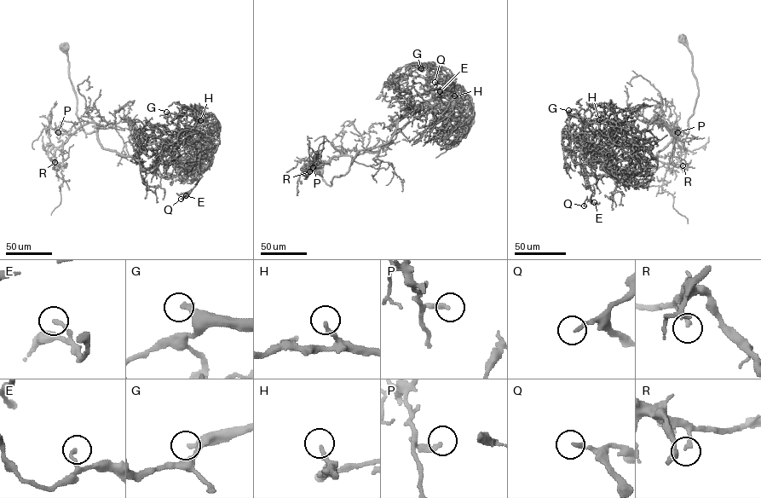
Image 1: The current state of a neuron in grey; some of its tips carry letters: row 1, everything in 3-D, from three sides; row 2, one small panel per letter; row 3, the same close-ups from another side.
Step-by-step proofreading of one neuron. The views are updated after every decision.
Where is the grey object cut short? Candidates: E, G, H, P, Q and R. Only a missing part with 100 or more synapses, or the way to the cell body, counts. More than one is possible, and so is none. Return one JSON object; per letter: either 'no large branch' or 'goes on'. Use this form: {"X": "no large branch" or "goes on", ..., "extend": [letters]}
{"E": "no large branch", "G": "goes on", "H": "no large branch", "P": "no large branch", "Q": "no large branch", "R": "no large branch", "extend": ["G"]}

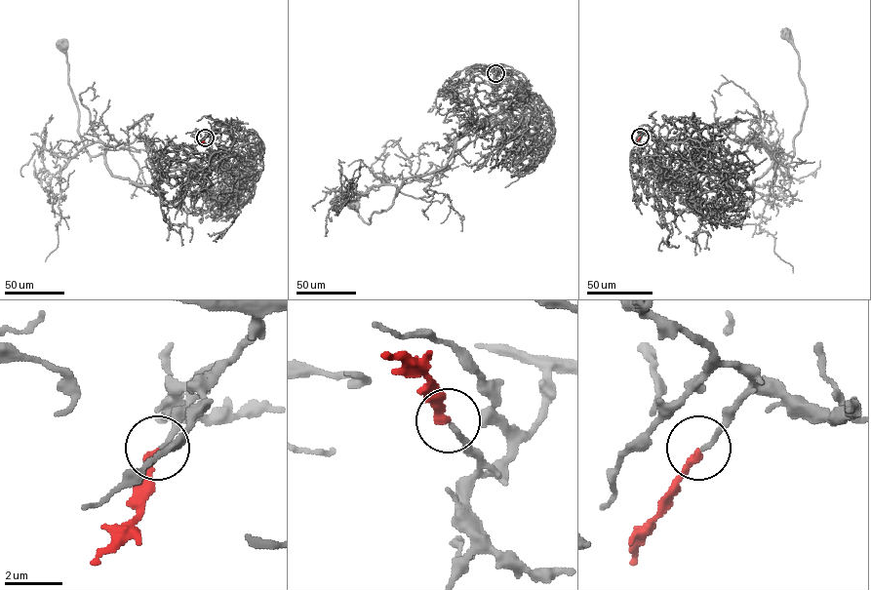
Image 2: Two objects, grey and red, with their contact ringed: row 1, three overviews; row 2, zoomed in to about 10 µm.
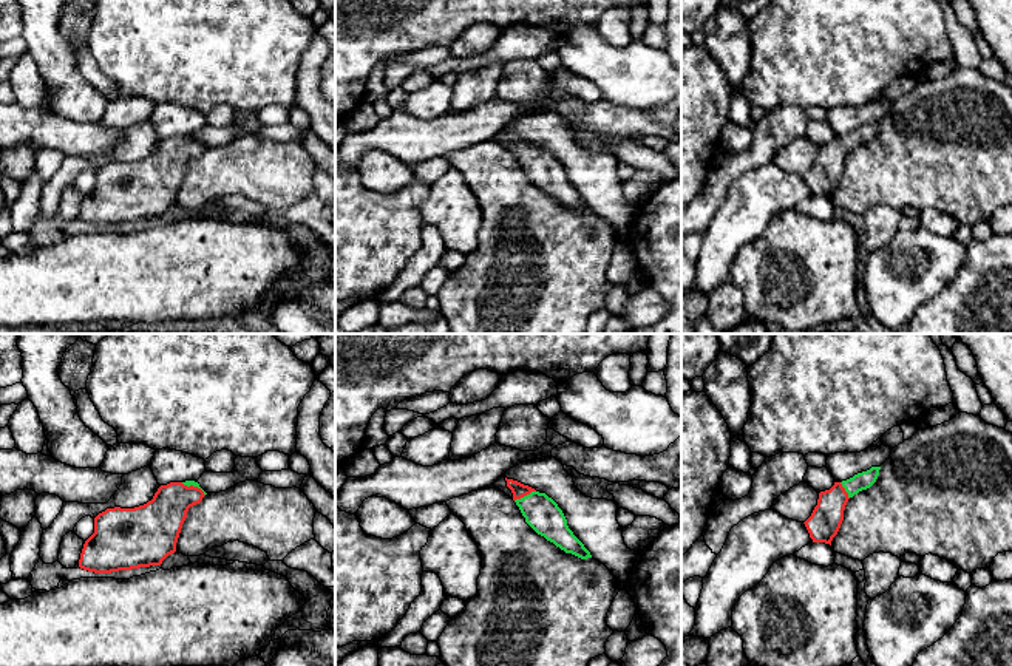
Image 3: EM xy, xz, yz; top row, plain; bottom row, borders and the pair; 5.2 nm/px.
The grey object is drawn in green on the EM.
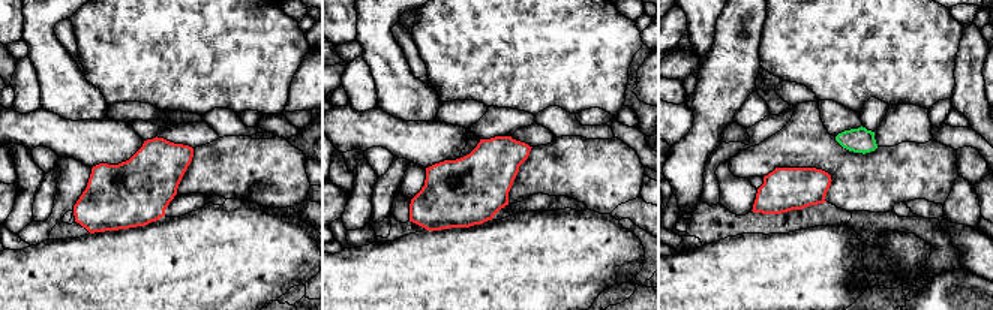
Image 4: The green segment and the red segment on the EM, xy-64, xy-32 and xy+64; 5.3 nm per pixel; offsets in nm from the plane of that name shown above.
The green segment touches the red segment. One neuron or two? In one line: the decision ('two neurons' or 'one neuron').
one neuron

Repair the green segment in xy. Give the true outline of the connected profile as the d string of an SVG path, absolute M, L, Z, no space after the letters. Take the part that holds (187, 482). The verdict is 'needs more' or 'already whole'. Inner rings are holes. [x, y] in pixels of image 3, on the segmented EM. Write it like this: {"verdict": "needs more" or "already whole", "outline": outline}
{"verdict": "needs more", "outline": "M195 481L170 482L144 505L107 508L94 518L94 533L83 544L79 567L111 573L161 566L176 552L188 508L205 494Z"}

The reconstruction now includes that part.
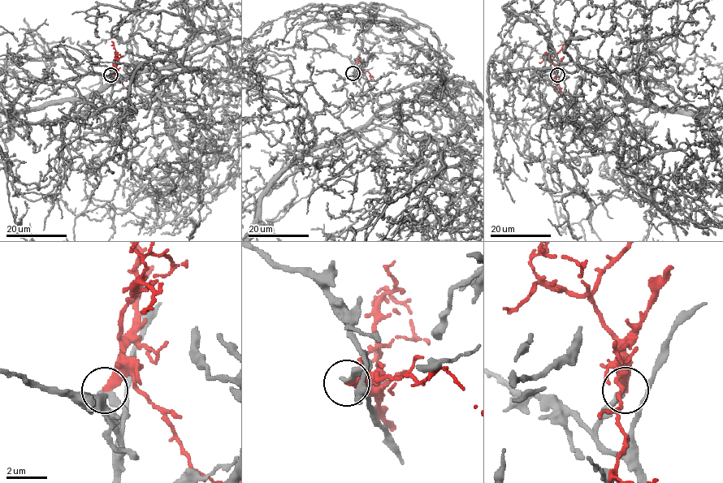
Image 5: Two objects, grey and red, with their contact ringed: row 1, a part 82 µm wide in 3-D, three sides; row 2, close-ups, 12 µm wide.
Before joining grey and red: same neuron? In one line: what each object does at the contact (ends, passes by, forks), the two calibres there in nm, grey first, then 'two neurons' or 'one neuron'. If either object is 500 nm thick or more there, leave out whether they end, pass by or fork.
grey ends there; red ends there; 340 nm thick on the grey side, 380 nm on the other; two neurons

